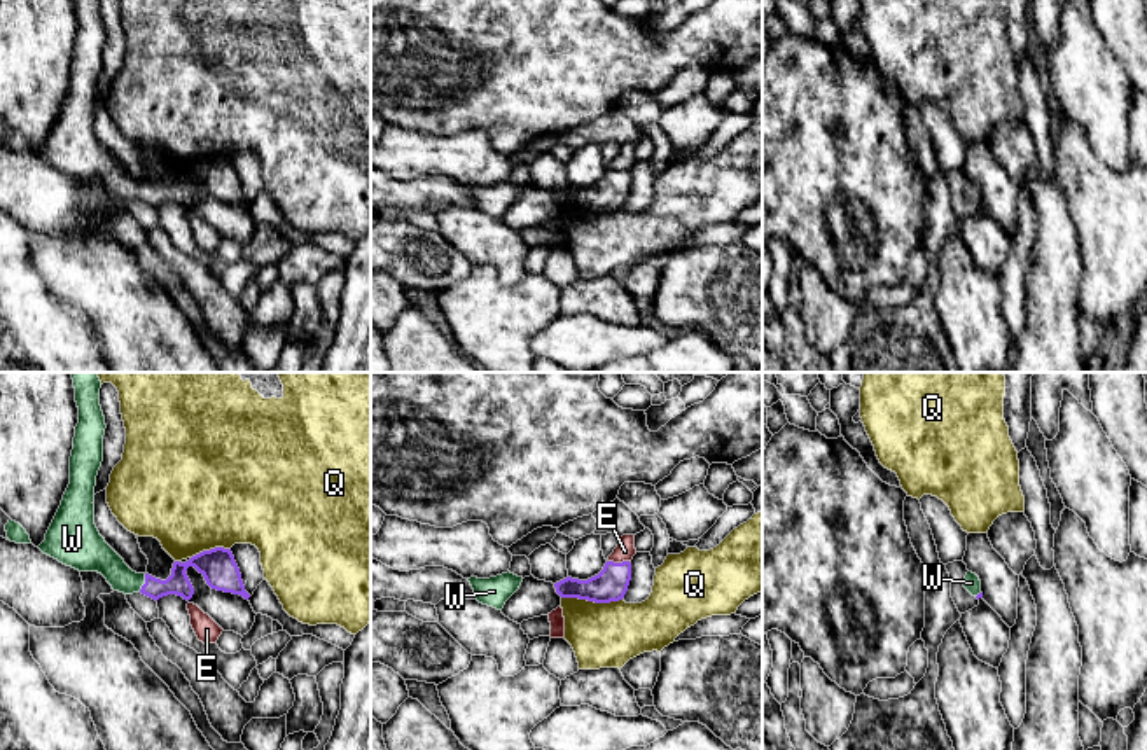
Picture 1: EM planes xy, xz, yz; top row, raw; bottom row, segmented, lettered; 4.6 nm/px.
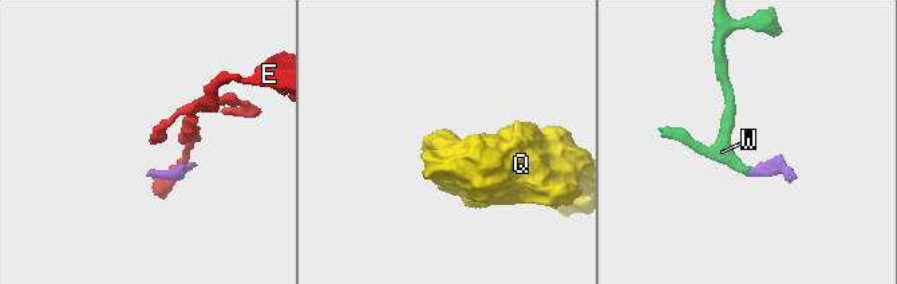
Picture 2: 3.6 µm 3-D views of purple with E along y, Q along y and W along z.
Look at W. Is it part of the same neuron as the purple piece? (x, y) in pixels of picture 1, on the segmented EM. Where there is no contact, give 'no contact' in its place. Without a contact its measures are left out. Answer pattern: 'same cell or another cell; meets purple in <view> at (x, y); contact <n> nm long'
same cell; meets purple in xy at (145, 583); contact 90 nm long

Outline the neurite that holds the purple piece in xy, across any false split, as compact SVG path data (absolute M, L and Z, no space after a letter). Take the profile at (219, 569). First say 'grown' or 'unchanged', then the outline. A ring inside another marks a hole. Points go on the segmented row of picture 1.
grown; M72 372L75 402L79 407L79 423L75 427L73 449L70 456L70 484L63 495L61 505L45 533L45 540L38 549L58 559L59 563L72 566L79 572L98 572L114 591L133 594L142 593L152 600L159 600L168 594L182 596L191 600L194 587L187 577L187 568L194 566L206 580L212 589L240 594L245 600L250 594L245 591L240 568L234 561L231 549L215 547L192 556L189 561L175 561L171 575L166 580L156 579L149 573L133 572L124 559L105 542L94 524L94 486L96 476L103 462L103 435L105 435L105 416L100 406L101 381L98 372Z

